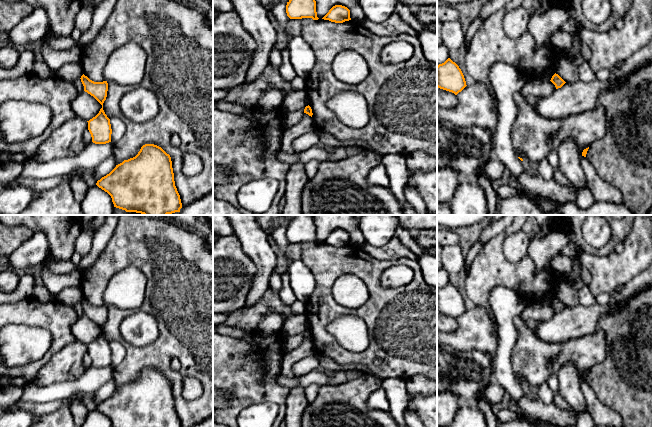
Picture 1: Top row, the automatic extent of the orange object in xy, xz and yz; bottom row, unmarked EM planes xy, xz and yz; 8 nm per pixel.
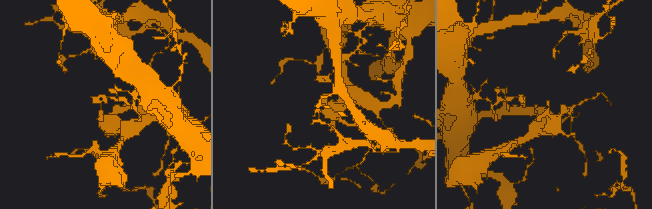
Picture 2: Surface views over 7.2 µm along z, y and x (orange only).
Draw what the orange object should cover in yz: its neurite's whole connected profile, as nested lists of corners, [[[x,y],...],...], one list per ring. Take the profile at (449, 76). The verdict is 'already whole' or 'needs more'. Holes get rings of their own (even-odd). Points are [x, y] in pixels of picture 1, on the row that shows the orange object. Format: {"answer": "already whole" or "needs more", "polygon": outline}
{"answer": "already whole", "polygon": [[[448,58],[437,66],[437,87],[457,95],[466,87],[464,75],[459,66]]]}

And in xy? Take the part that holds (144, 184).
{"answer": "already whole", "polygon": [[[154,144],[143,145],[135,157],[116,165],[109,174],[98,180],[96,185],[111,196],[114,207],[126,212],[168,215],[180,212],[182,208],[175,186],[171,157]]]}

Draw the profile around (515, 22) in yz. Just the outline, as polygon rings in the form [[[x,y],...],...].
[[[523,6],[507,12],[502,22],[504,34],[510,39],[519,38],[527,32],[530,17],[531,15]]]

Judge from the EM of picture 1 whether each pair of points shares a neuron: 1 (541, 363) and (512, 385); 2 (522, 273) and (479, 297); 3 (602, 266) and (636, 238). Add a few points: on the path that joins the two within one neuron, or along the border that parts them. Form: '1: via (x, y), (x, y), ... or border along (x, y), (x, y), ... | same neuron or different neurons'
1: border along (511, 358), (512, 373), (517, 381) | different neurons
2: via (510, 274), (497, 274), (486, 285) | same neuron
3: via (612, 266), (632, 248) | same neuron

